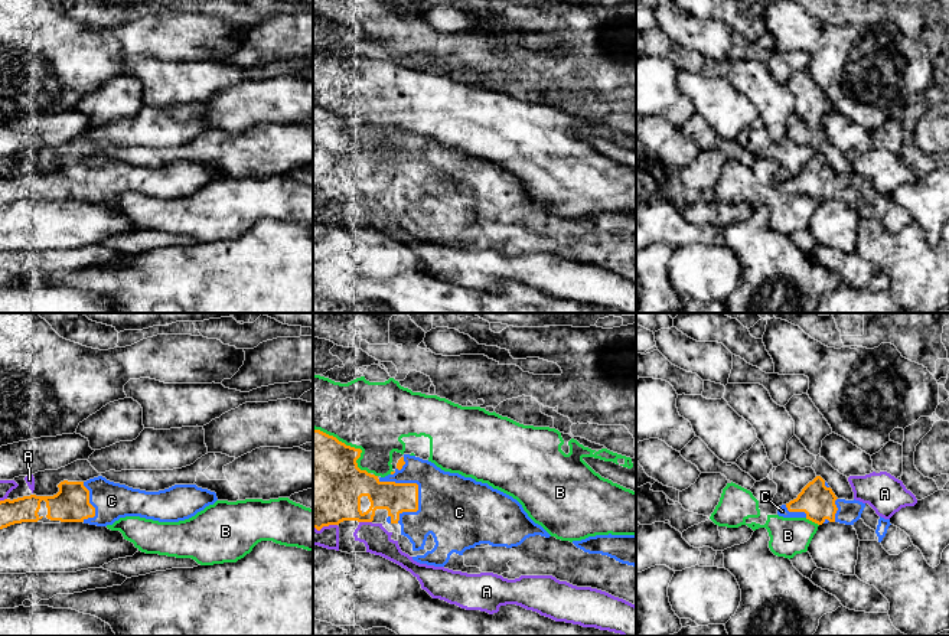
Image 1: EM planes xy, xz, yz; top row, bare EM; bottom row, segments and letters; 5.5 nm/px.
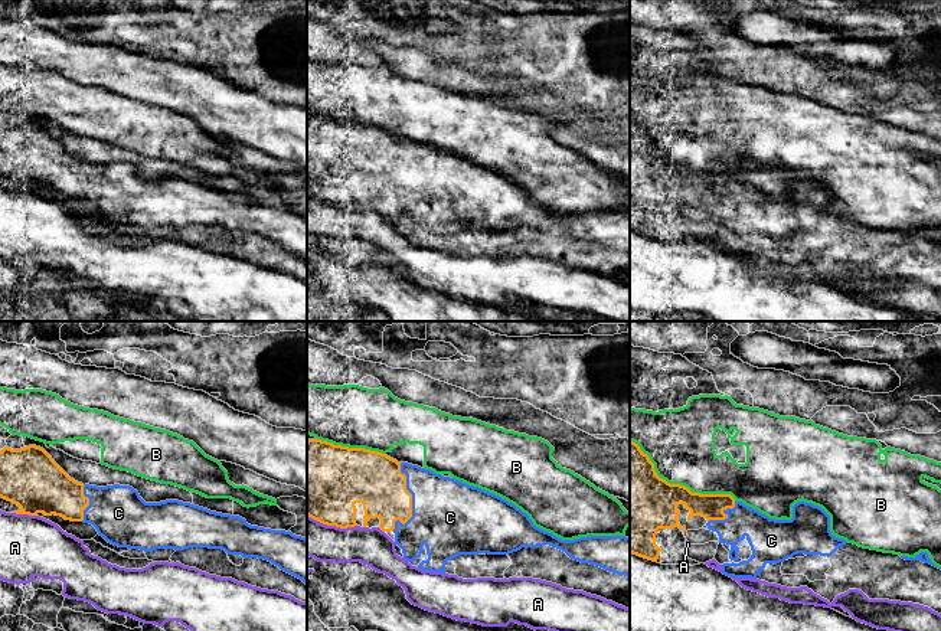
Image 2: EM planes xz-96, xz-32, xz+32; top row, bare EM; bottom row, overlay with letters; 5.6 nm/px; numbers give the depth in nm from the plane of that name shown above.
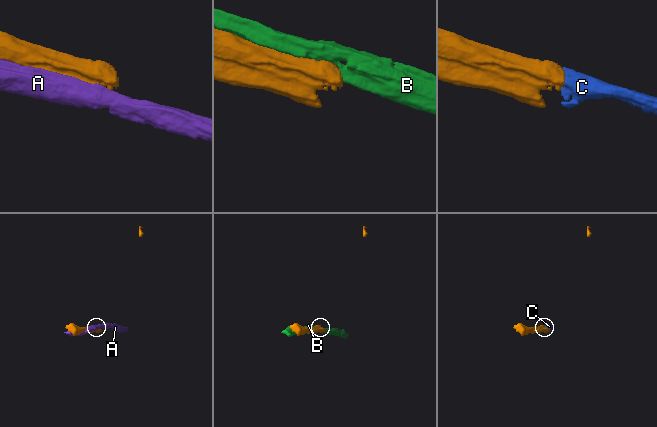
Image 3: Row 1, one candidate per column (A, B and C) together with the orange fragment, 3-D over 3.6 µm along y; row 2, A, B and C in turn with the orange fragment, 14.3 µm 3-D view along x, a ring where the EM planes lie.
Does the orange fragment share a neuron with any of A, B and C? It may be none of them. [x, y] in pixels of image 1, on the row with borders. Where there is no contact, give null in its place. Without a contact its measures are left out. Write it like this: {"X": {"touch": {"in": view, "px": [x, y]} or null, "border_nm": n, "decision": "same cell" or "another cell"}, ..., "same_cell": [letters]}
{"A": {"touch": {"in": "xz", "px": [365, 521]}, "border_nm": 70, "decision": "another cell"}, "B": {"touch": {"in": "xz", "px": [349, 446]}, "border_nm": 420, "decision": "another cell"}, "C": {"touch": {"in": "xz", "px": [410, 483]}, "border_nm": 280, "decision": "same cell"}, "same_cell": ["C"]}

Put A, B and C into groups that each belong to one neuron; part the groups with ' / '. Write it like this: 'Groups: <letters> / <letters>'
Groups: A / B / C

